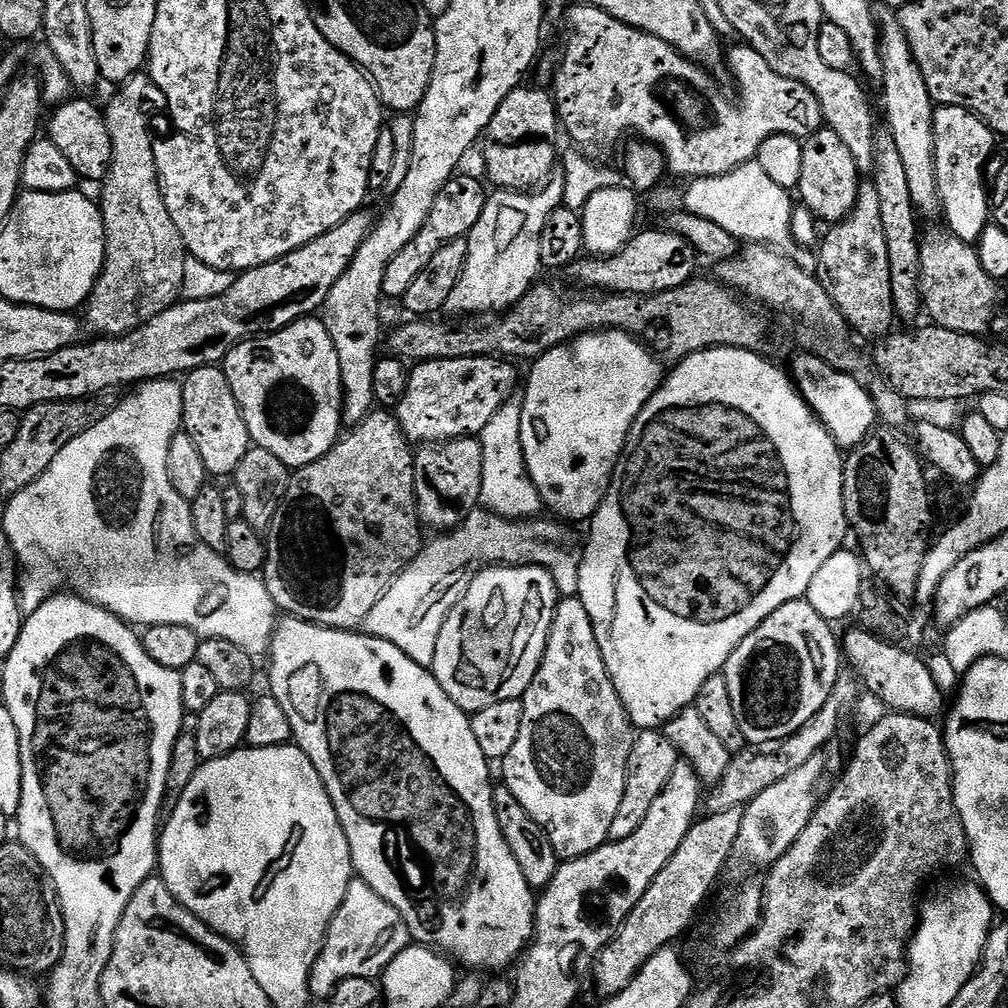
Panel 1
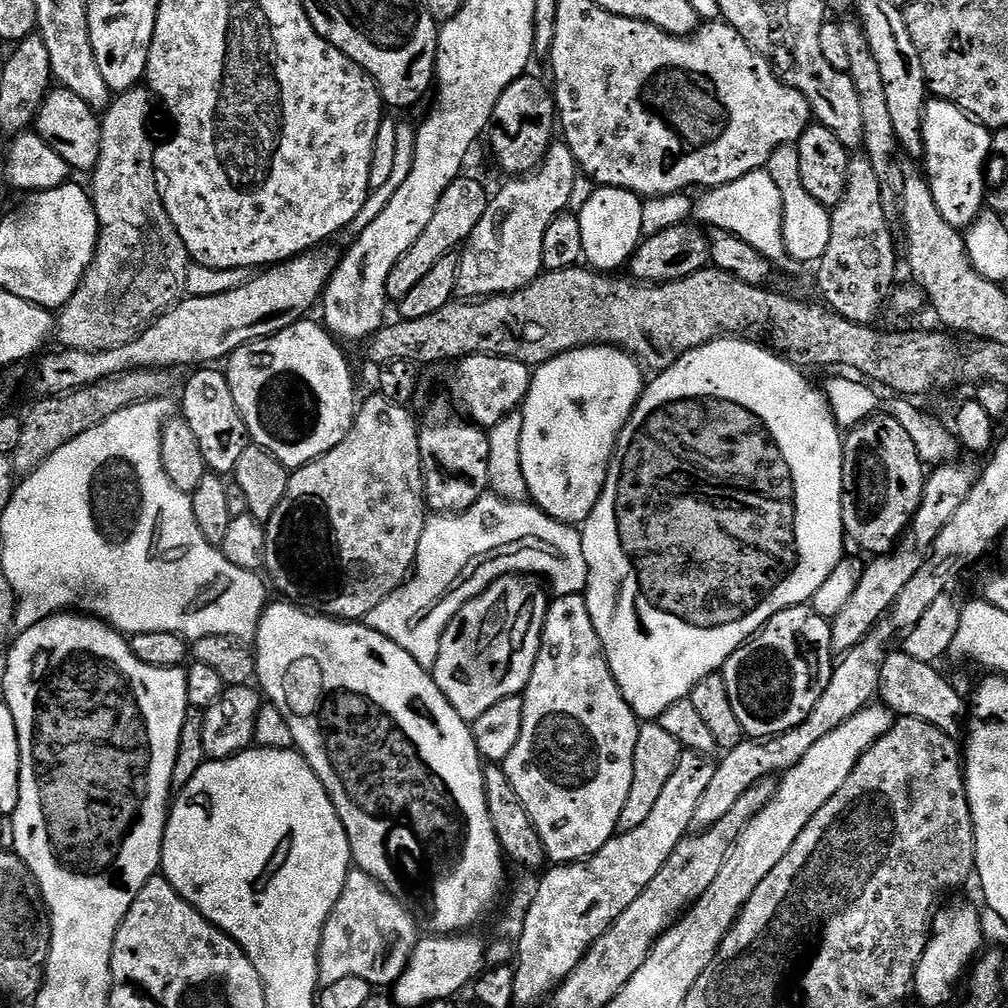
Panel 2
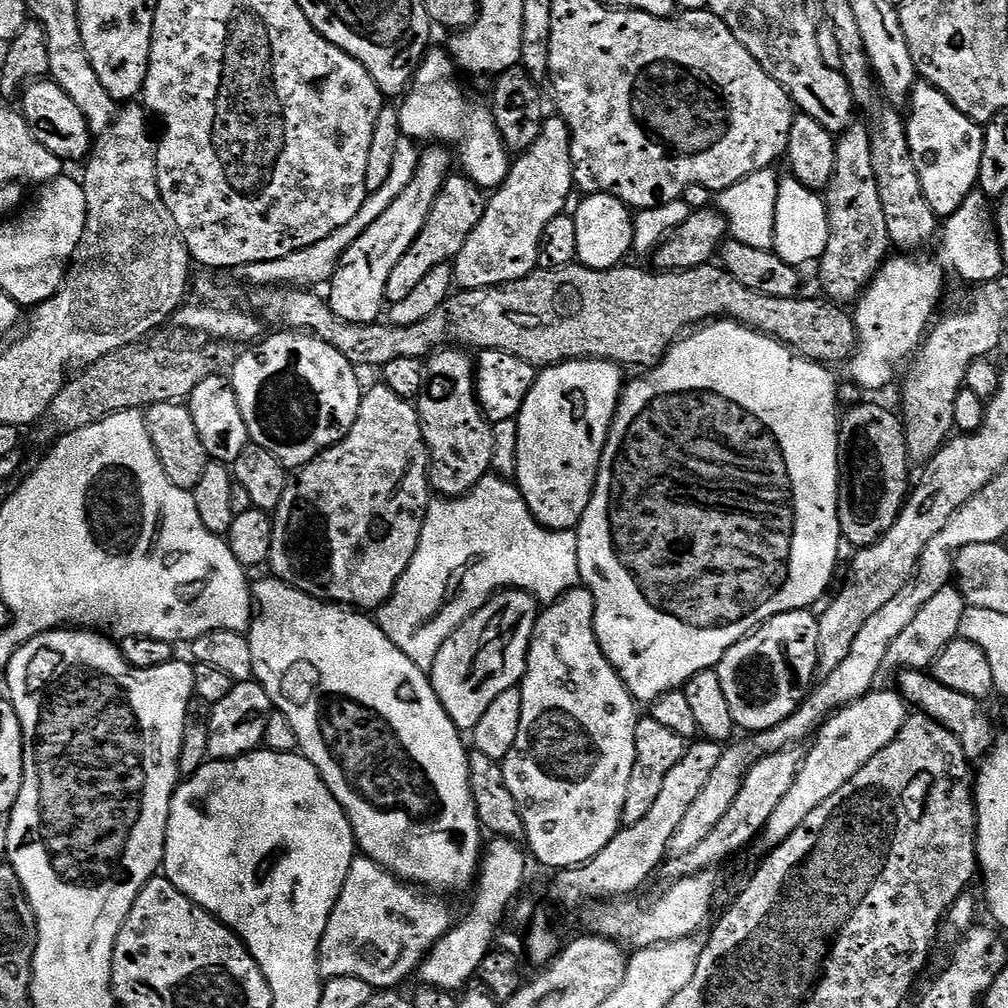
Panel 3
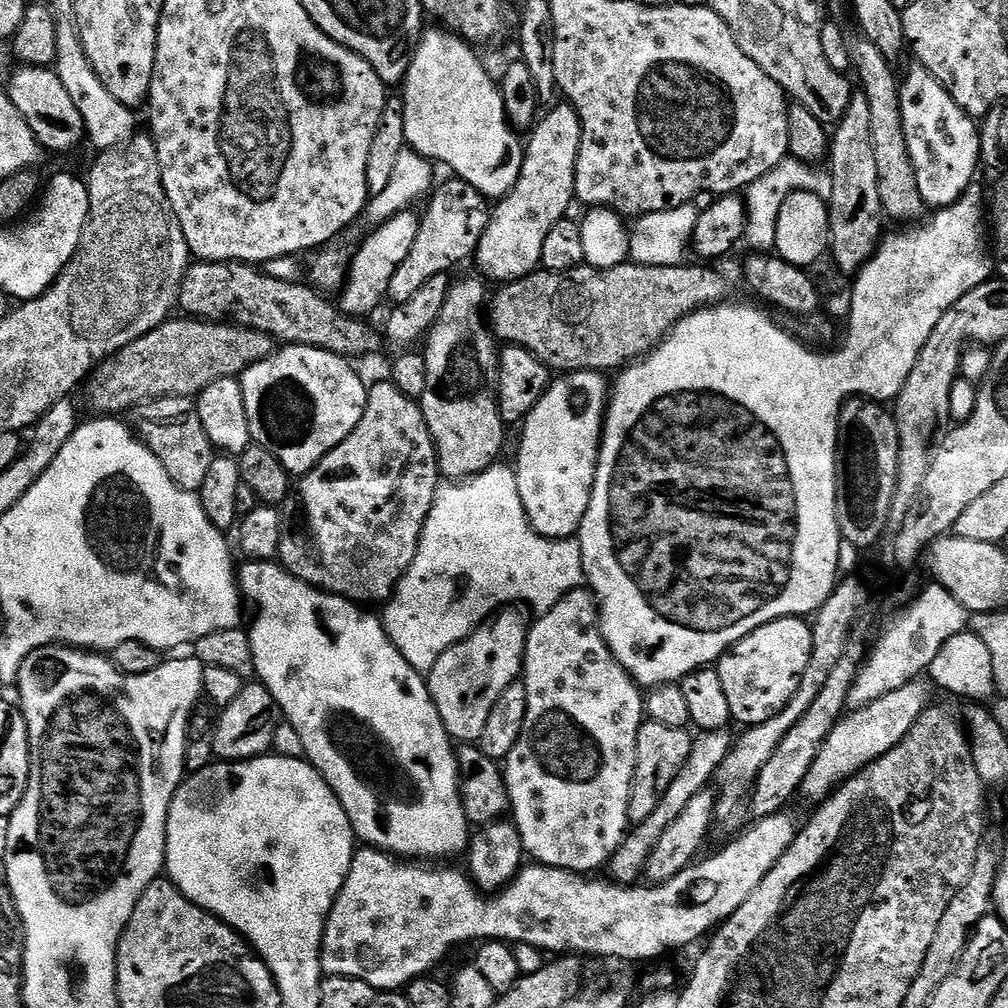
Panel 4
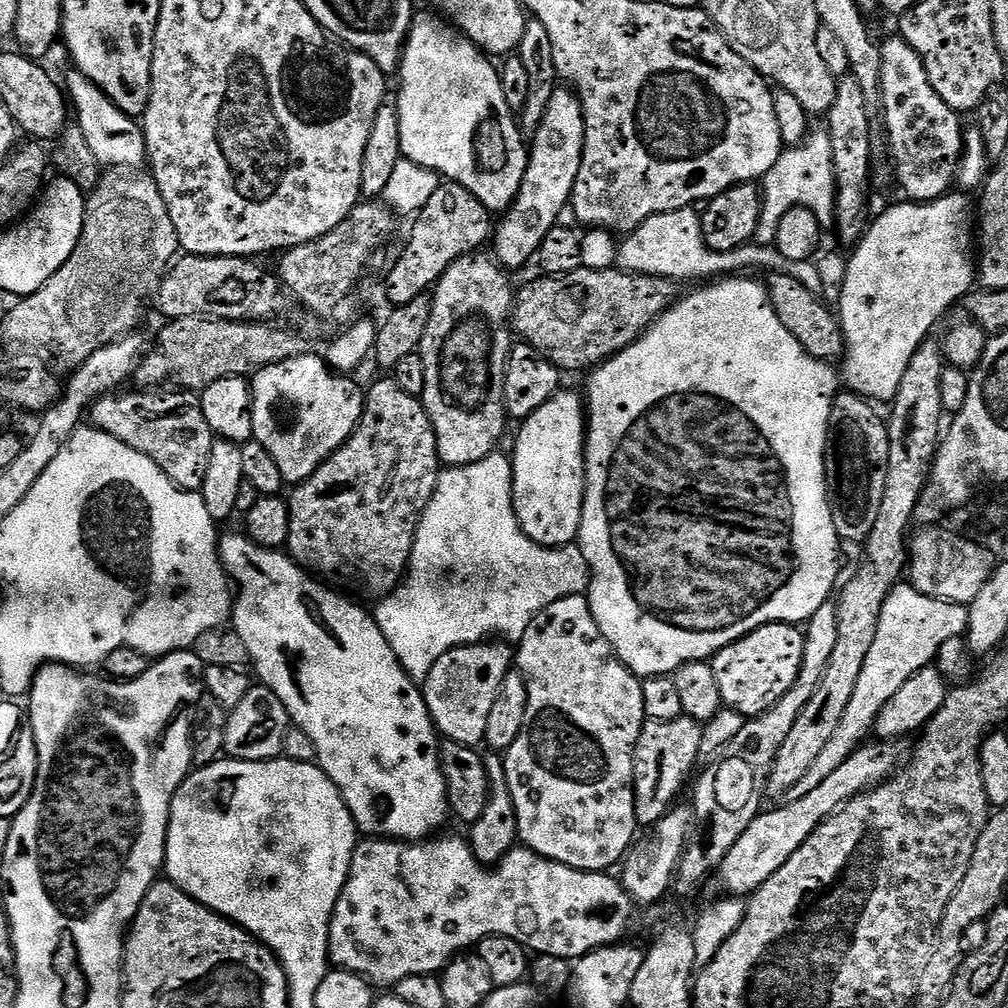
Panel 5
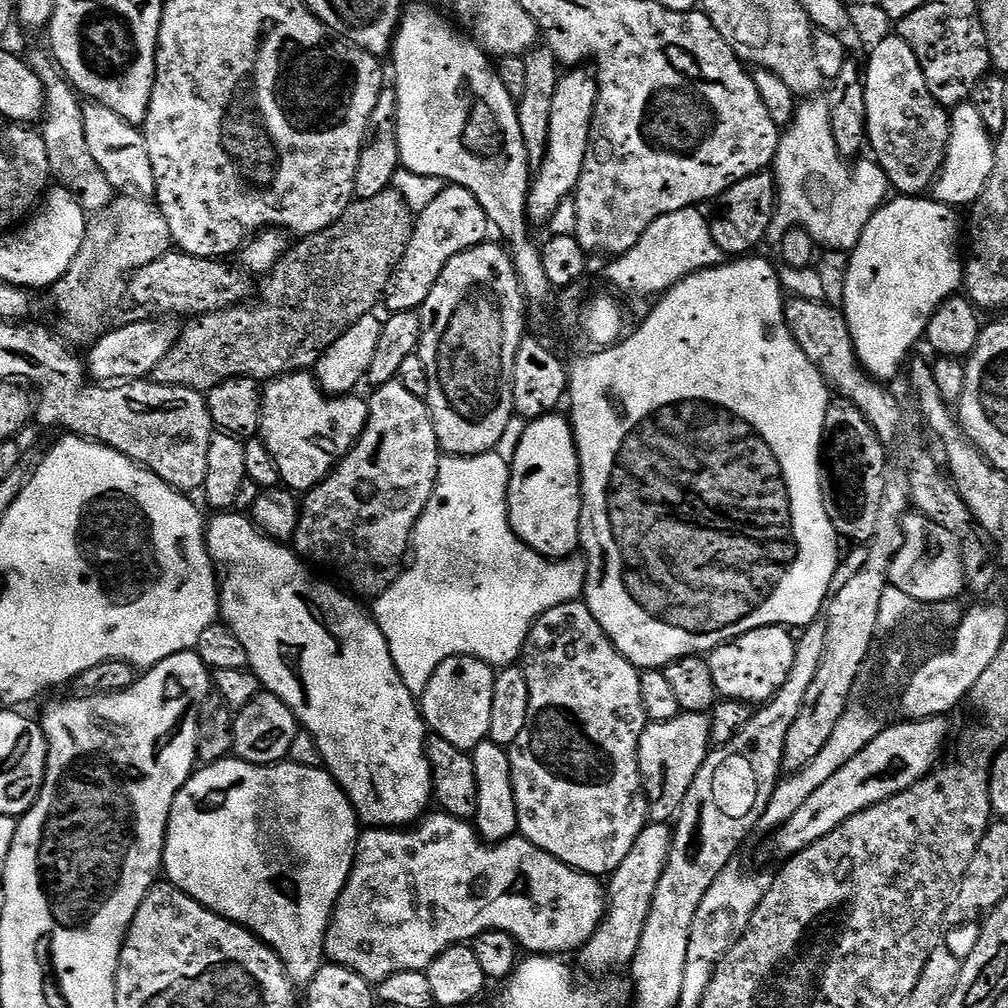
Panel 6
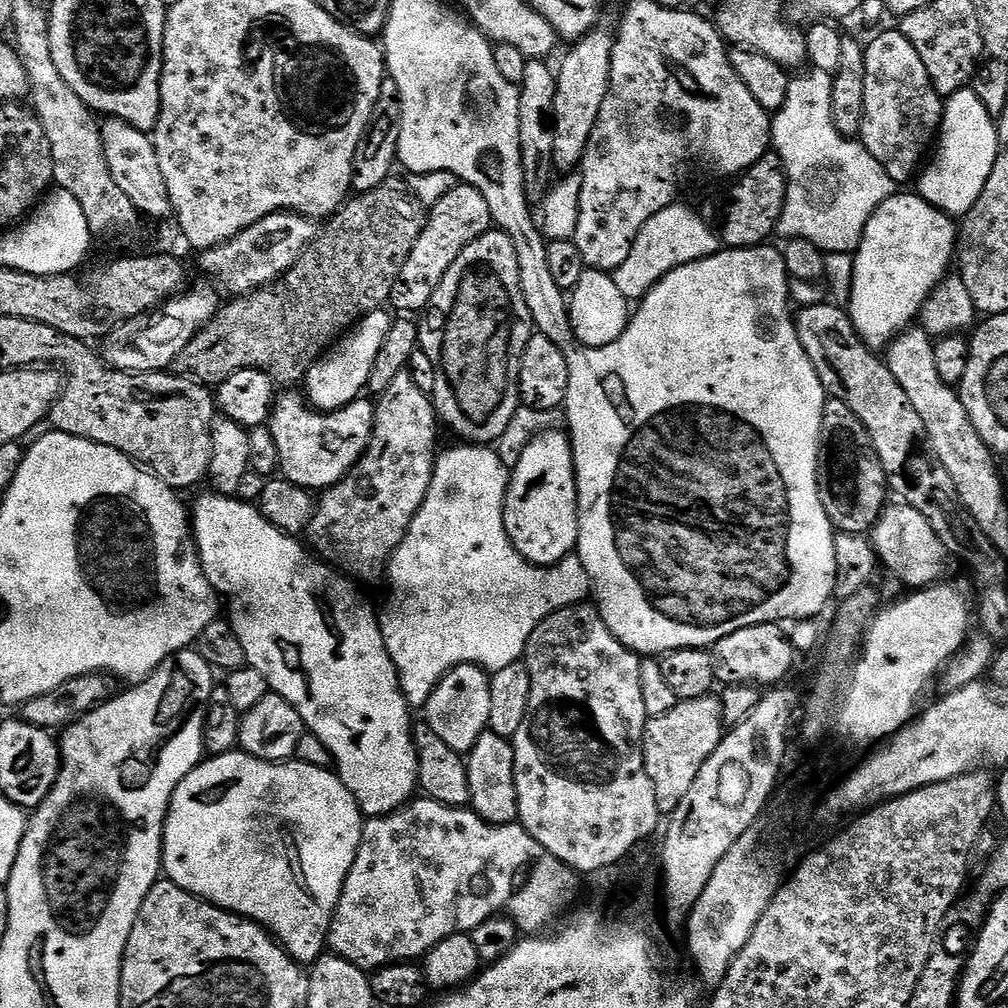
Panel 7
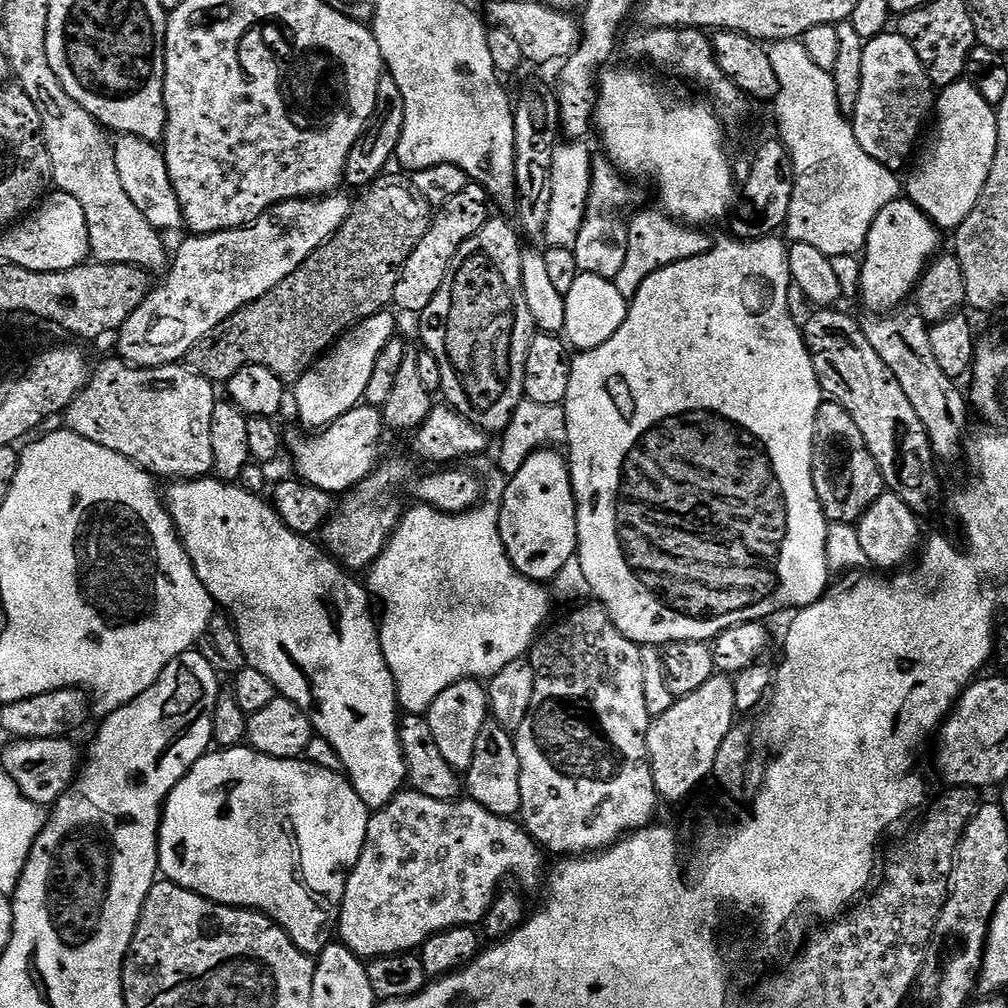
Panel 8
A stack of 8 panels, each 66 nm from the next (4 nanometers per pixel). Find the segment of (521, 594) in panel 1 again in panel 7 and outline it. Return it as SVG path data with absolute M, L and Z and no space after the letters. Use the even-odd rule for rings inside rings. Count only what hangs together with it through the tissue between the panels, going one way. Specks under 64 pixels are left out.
M463 664L454 666L438 682L434 694L422 709L423 723L427 724L450 750L466 754L478 742L483 732L488 731L488 719L490 718L490 676L484 669L476 664Z

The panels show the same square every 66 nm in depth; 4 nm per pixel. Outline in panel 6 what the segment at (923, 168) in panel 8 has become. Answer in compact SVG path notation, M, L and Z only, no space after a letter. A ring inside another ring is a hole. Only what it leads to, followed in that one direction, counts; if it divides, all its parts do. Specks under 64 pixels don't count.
M971 102L958 104L951 109L950 119L952 130L947 156L930 192L941 204L971 206L982 194L986 186L986 178L990 178L990 170L994 170L994 158L996 157L994 138L986 130L982 122L982 114L978 114L978 110Z

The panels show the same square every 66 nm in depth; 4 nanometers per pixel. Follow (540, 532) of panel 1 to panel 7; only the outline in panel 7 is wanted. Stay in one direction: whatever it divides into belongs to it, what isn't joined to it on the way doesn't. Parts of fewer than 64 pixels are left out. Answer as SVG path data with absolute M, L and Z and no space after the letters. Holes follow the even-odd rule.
M460 442L457 445L457 448L448 448L445 452L443 449L437 455L428 496L422 502L418 514L414 514L414 522L410 522L410 530L406 534L406 538L402 538L398 550L392 555L386 573L387 579L392 579L392 593L388 596L388 605L385 606L384 612L382 608L380 629L382 638L386 642L386 650L396 667L400 688L404 691L404 697L407 698L409 705L416 710L423 709L430 694L434 694L438 682L442 682L444 675L454 666L476 664L491 674L502 670L505 666L521 663L526 646L530 642L530 634L534 634L534 630L543 620L550 618L550 614L554 614L558 610L585 603L593 595L592 579L590 574L586 574L586 566L581 562L579 555L573 554L558 561L557 564L541 566L531 564L526 558L522 558L522 554L518 554L518 550L514 550L504 525L504 499L508 493L509 468L503 464L495 447L467 442Z

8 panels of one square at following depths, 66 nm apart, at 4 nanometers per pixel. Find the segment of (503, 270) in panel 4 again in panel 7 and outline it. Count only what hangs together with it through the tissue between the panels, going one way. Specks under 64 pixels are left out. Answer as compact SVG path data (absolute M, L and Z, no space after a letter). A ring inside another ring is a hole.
M601 22L571 45L572 48L564 56L564 61L555 69L557 94L554 97L553 132L554 158L557 169L572 170L579 165L584 156L586 146L590 142L590 134L598 122L598 114L602 110L602 102L612 87L612 51L616 33L613 25Z

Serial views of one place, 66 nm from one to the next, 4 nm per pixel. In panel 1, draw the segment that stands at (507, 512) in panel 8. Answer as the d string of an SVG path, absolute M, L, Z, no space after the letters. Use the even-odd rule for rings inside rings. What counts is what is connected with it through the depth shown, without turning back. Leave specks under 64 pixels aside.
M610 328L607 330L597 330L595 332L585 332L582 336L577 336L574 340L569 340L566 344L560 344L557 348L552 348L546 354L542 354L541 356L535 357L534 363L536 364L532 368L532 373L528 376L528 385L525 386L524 392L522 388L522 399L524 405L522 406L522 454L526 458L526 470L530 474L530 478L534 482L534 486L540 492L541 501L546 505L547 511L548 508L555 514L561 521L564 522L572 522L568 520L584 520L584 522L591 521L592 517L595 516L596 511L600 509L600 504L606 498L606 494L608 493L608 487L612 485L612 476L616 473L616 466L620 463L623 455L624 455L624 445L628 443L628 435L632 433L632 427L634 426L634 422L640 419L640 411L642 410L642 406L646 406L646 402L648 399L653 396L655 392L657 392L660 388L660 385L666 375L666 368L663 363L641 341L637 340L635 336L629 334L629 332L620 332L617 328Z

